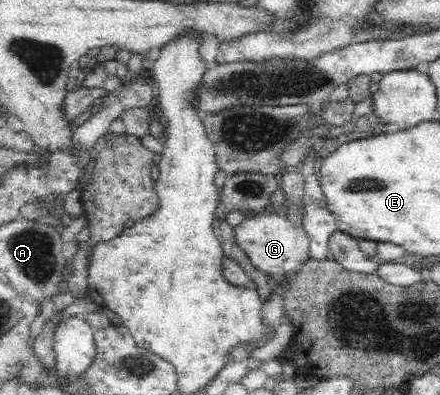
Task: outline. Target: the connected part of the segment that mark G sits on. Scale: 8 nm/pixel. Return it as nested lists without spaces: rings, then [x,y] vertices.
[[[279,212],[246,215],[240,226],[235,227],[235,232],[240,247],[250,257],[250,261],[277,278],[293,276],[311,259],[309,233],[302,225],[293,224]]]

